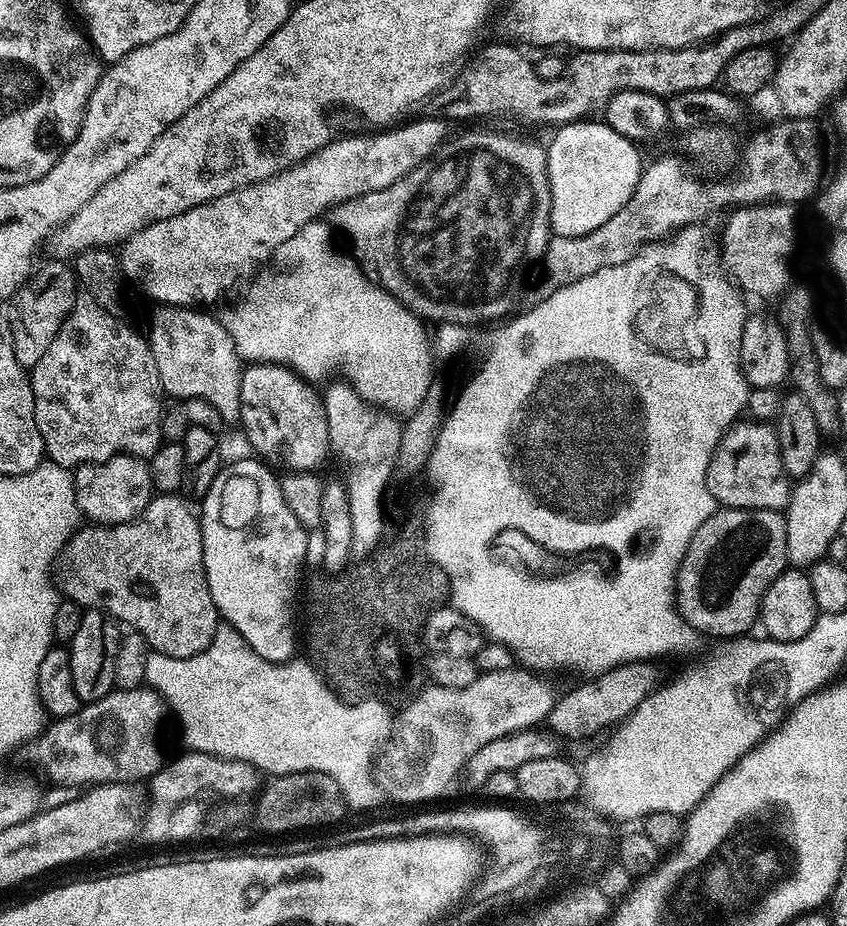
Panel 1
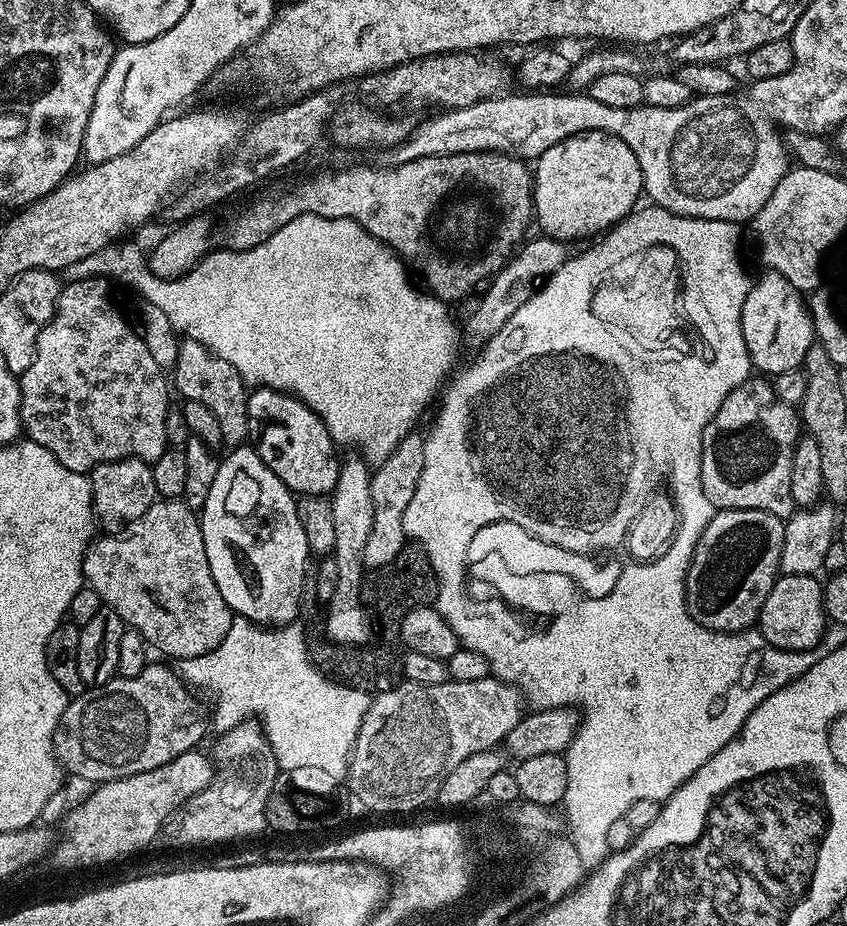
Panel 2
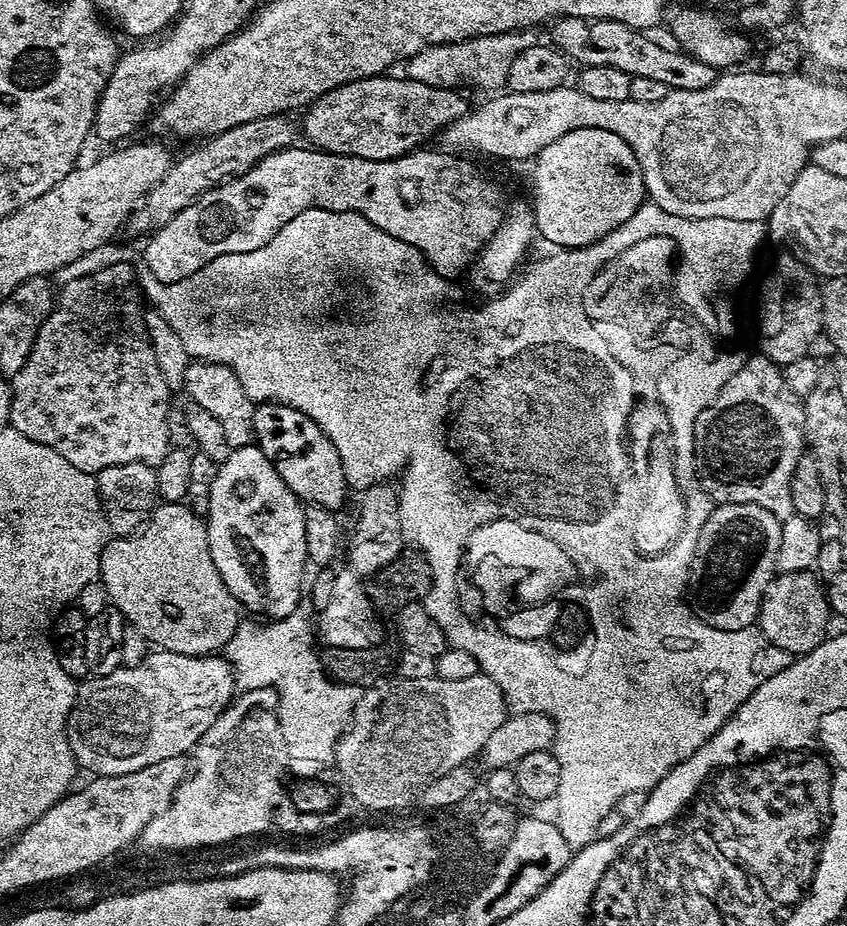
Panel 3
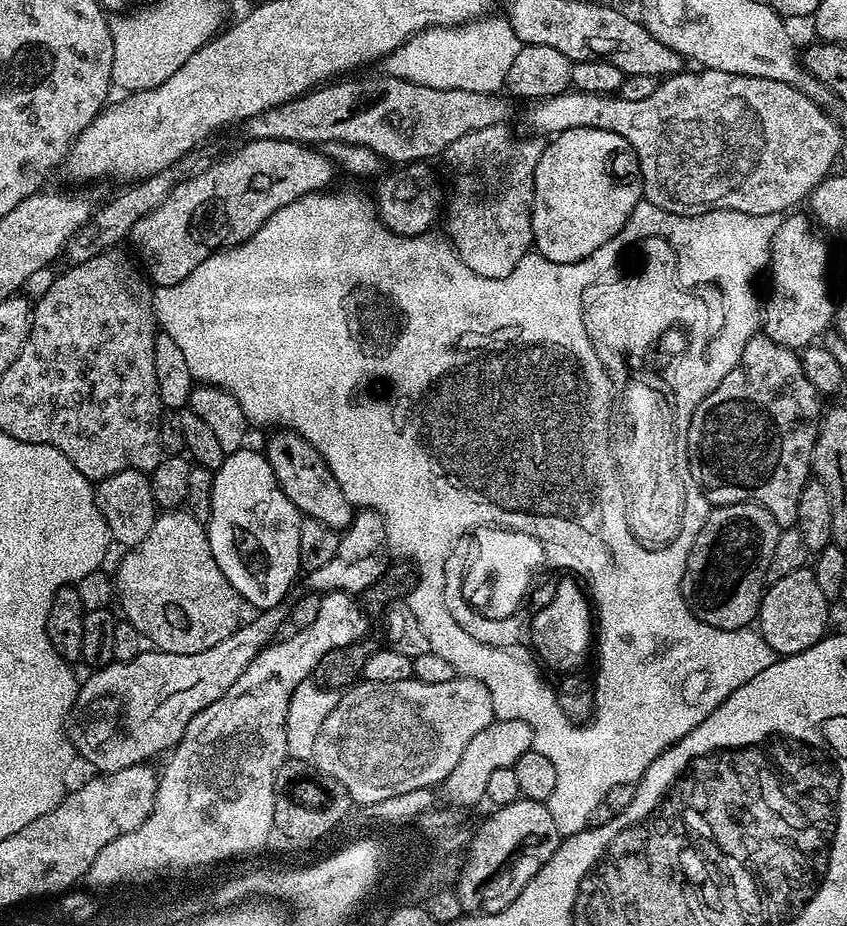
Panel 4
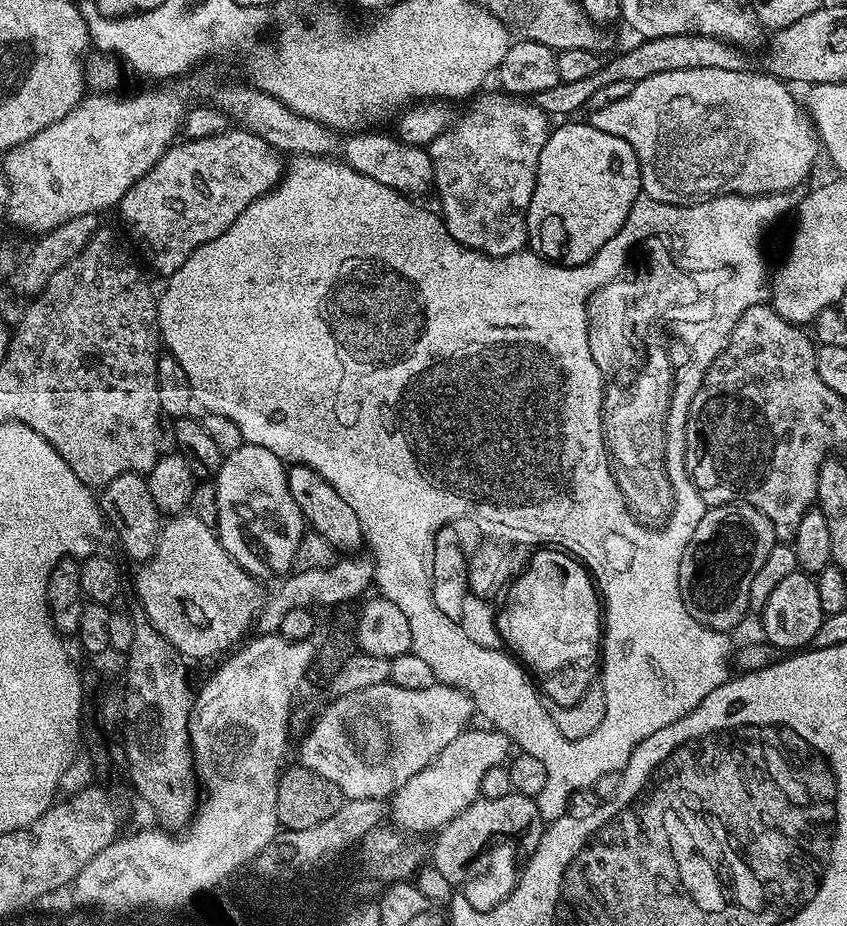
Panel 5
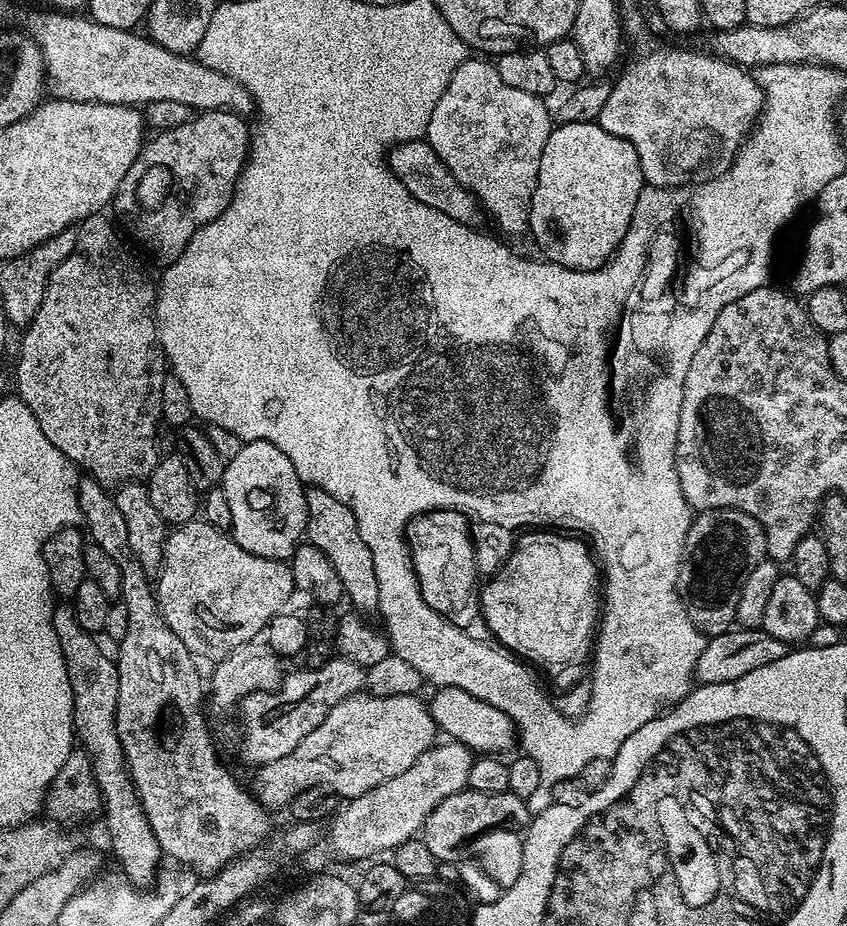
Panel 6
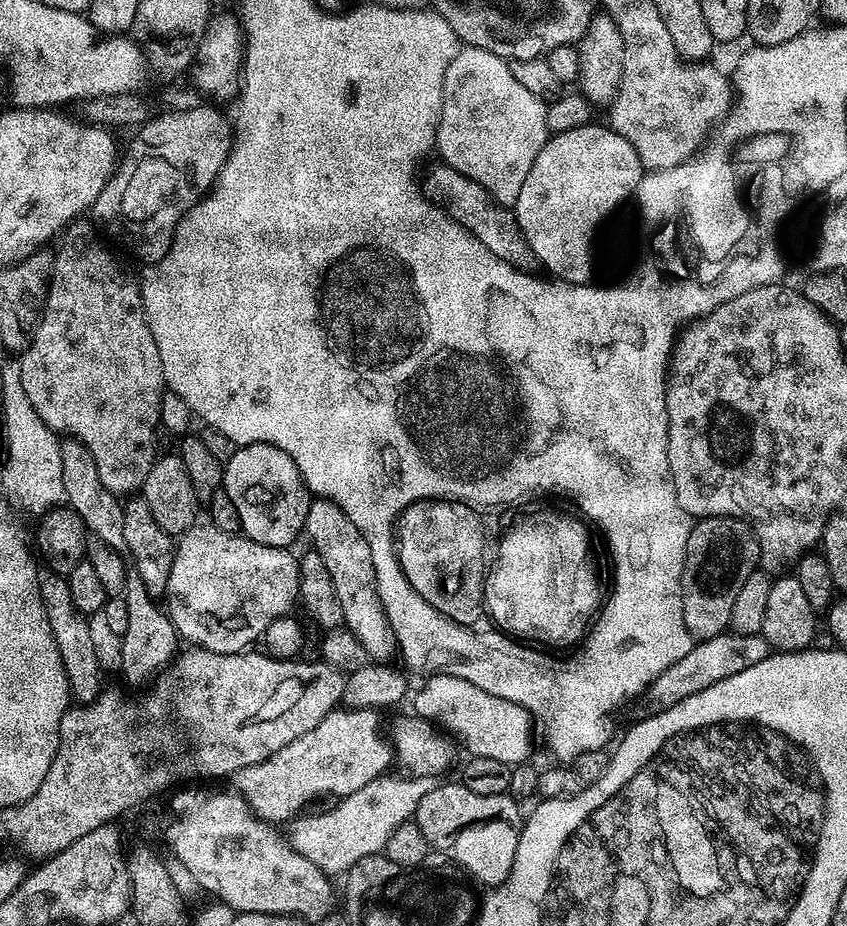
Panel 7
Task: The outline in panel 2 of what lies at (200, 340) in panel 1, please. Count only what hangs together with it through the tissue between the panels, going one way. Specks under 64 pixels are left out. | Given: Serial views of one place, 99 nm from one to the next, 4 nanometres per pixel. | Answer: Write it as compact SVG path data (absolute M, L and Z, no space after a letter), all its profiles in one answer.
M184 338L180 340L176 367L171 369L170 380L175 391L177 388L184 400L202 402L202 406L208 407L214 414L214 418L218 418L218 427L222 430L225 445L240 446L248 440L249 389L238 374L238 370L230 366L230 362L218 358L198 341Z

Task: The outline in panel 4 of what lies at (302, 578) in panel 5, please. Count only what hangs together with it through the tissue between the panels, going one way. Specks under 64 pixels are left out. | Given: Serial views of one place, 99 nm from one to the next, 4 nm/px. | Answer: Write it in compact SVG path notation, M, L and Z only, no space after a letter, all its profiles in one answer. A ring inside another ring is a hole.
M361 509L353 515L348 527L341 533L338 551L326 566L318 566L318 570L307 573L307 587L317 594L326 592L347 592L349 594L361 594L366 588L376 583L380 576L385 575L388 563L387 557L388 539L385 538L385 524L382 516L368 509ZM283 607L269 608L256 614L252 621L241 623L230 638L222 638L218 646L210 646L210 650L202 650L194 654L170 654L159 650L141 650L130 662L115 662L104 668L95 669L92 676L83 677L76 690L74 720L76 716L76 736L74 732L74 752L88 764L96 767L100 774L126 770L135 764L155 761L159 752L171 753L186 734L186 726L210 702L218 702L234 682L250 666L250 662L277 635L276 627L286 620Z

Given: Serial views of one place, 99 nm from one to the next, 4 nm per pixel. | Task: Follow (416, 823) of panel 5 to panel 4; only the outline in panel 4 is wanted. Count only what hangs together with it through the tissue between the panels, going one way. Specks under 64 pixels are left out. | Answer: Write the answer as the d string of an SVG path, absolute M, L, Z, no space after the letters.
M493 719L486 730L478 730L474 738L470 738L470 746L462 750L462 758L458 758L458 766L450 770L450 774L444 780L442 791L449 805L469 806L468 804L481 803L486 794L486 782L494 770L502 770L515 766L522 754L533 751L532 731L526 722L521 720L497 720Z

